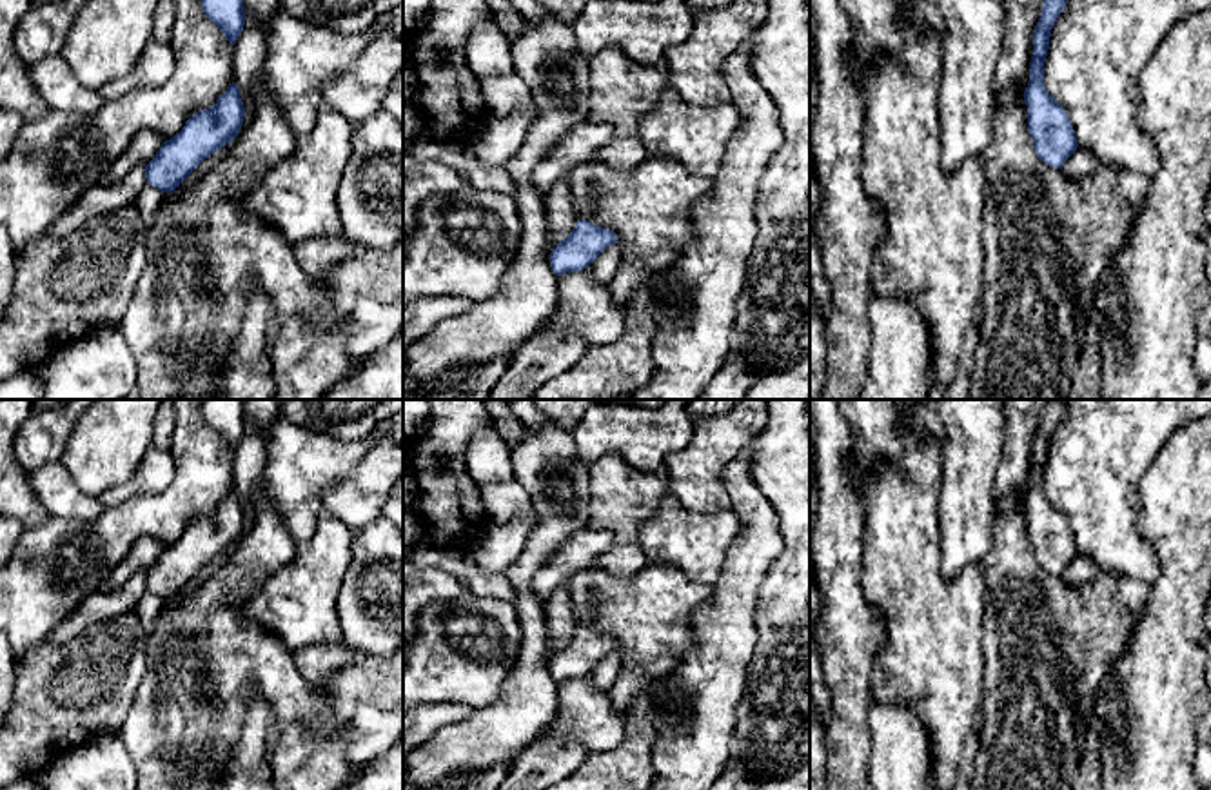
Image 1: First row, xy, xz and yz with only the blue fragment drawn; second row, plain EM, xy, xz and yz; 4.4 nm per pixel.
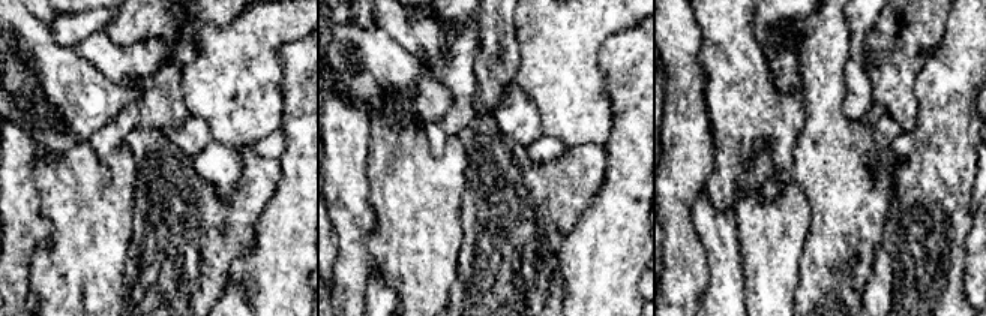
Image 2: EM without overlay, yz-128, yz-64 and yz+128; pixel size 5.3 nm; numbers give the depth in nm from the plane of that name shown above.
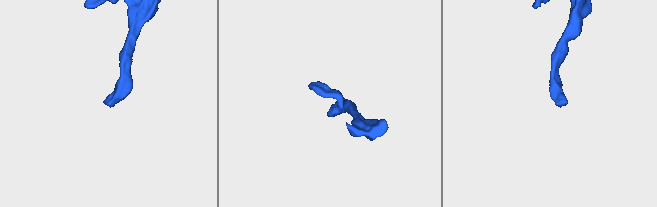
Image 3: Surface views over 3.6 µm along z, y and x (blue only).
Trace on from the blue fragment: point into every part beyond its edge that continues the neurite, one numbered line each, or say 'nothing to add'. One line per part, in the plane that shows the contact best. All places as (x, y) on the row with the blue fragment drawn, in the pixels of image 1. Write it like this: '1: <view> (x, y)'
nothing to add

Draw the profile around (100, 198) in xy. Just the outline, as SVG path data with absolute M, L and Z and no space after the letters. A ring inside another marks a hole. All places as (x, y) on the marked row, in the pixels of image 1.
M145 165L131 169L114 185L96 183L51 227L51 234L64 236L80 229L100 214L133 205L142 187L147 183Z

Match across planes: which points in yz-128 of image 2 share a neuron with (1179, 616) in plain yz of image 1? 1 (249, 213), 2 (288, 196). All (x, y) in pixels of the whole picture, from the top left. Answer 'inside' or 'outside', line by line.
1: outside
2: inside

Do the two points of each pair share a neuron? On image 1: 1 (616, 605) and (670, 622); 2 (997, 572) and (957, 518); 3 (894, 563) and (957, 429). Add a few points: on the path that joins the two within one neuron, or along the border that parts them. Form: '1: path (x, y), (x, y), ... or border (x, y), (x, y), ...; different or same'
1: path (629, 609), (658, 622); same
2: border (995, 514), (994, 545), (979, 560); different
3: border (941, 449), (941, 498), (937, 503); different

